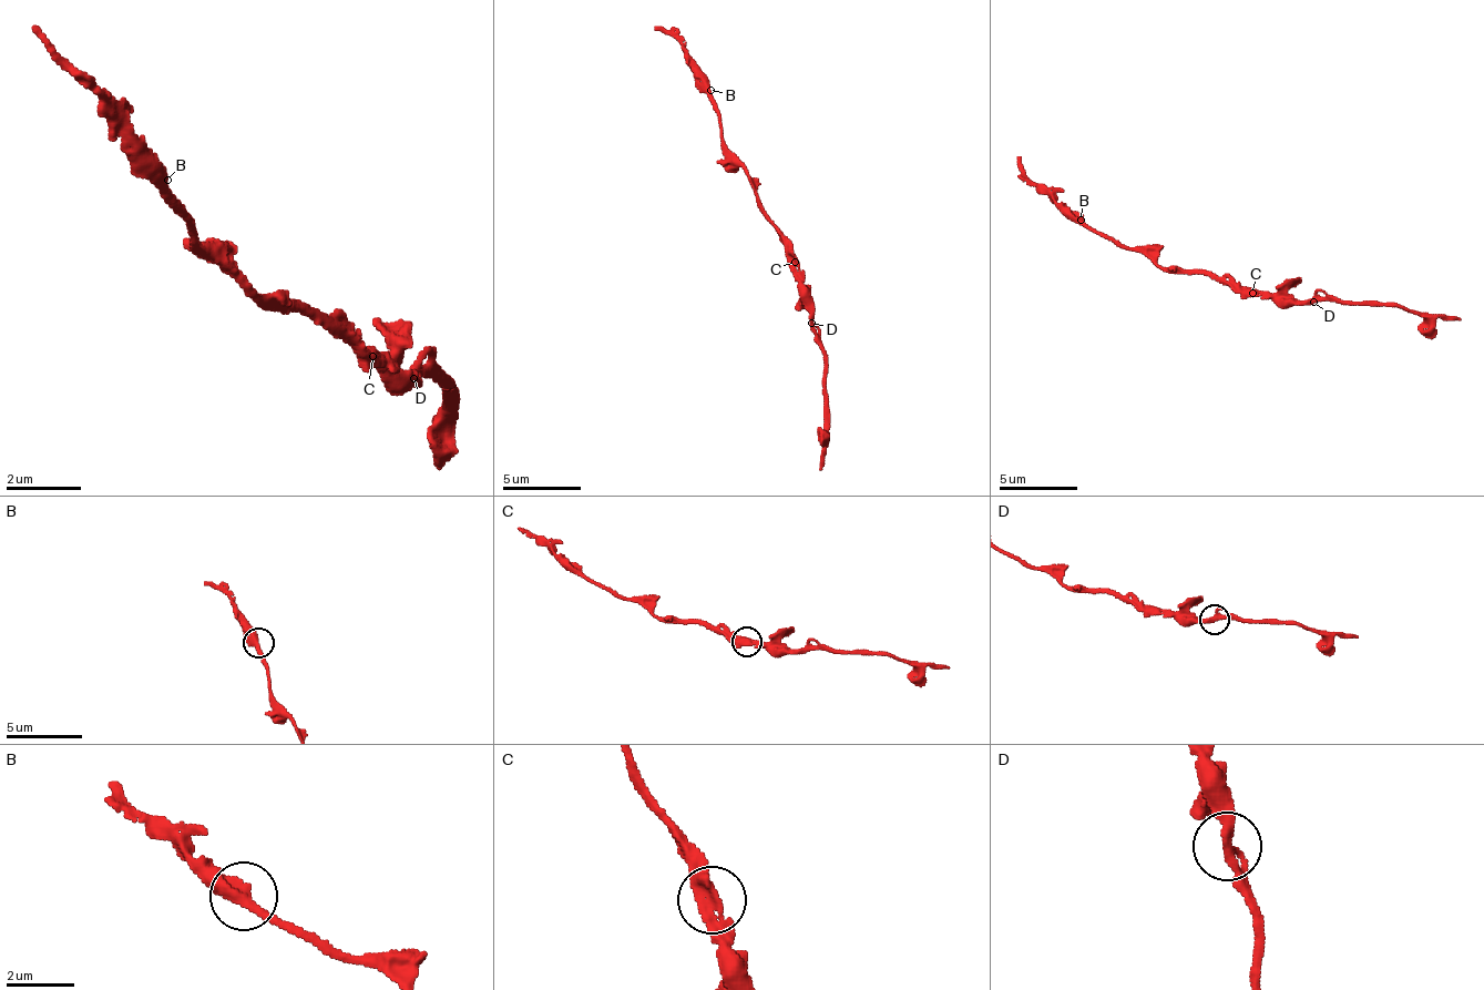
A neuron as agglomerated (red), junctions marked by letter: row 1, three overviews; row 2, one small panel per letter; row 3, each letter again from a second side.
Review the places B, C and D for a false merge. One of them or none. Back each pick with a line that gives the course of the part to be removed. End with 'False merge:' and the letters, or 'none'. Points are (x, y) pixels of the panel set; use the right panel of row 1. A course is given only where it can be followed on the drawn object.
False merge: none

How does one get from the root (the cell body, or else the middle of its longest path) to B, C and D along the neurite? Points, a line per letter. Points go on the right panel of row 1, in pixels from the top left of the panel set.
B: (1213, 278), (1185, 271), (1162, 271), (1138, 251), (1115, 247), (1096, 235), (1081, 220)
C: (1213, 278), (1224, 278), (1231, 286), (1244, 286), (1251, 294)
D: (1213, 278), (1224, 278), (1231, 286), (1259, 289), (1270, 297), (1313, 302)

